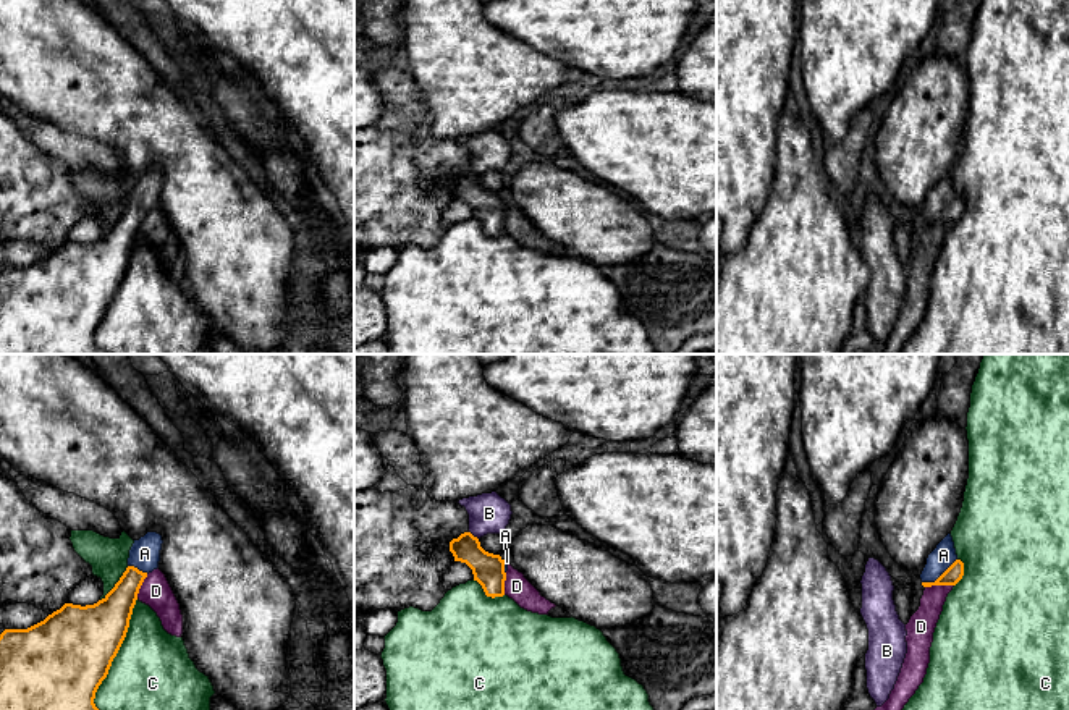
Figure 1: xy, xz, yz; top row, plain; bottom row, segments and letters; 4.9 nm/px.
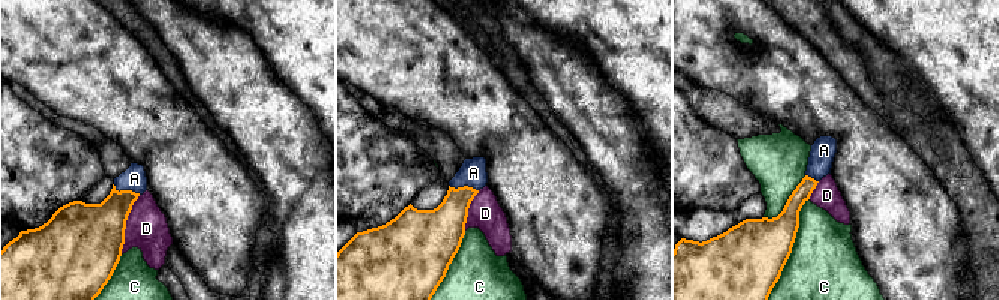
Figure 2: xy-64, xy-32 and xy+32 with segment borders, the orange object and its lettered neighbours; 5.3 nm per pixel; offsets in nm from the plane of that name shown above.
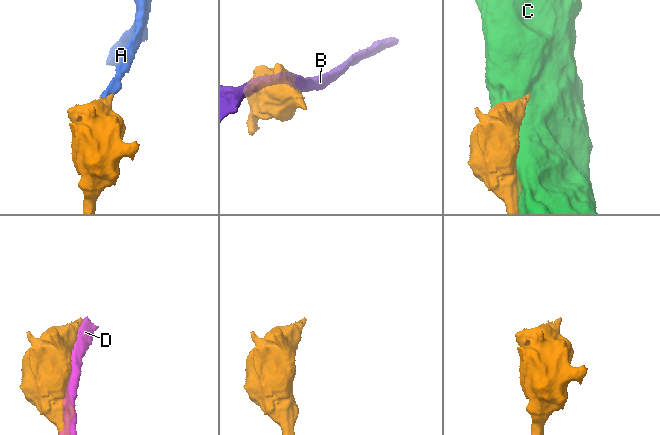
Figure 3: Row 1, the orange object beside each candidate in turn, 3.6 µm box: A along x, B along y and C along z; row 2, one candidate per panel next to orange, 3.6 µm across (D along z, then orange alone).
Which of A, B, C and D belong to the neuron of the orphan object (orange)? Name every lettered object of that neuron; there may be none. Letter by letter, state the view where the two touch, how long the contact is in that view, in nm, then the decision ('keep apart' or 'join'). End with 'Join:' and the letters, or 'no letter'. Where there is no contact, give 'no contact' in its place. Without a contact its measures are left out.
A: contact in yz; length 220 nm; join
B: contact in xz; length 60 nm; keep apart
C: contact in xy; length 600 nm; keep apart
D: contact in yz; length 140 nm; keep apart
Join: A

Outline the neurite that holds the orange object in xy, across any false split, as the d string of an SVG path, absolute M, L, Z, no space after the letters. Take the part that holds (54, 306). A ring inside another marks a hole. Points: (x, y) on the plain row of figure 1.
M157 170L134 178L126 209L97 241L65 241L27 267L0 272L0 354L107 354L94 341L95 330L126 275L144 217L158 205L162 181Z

